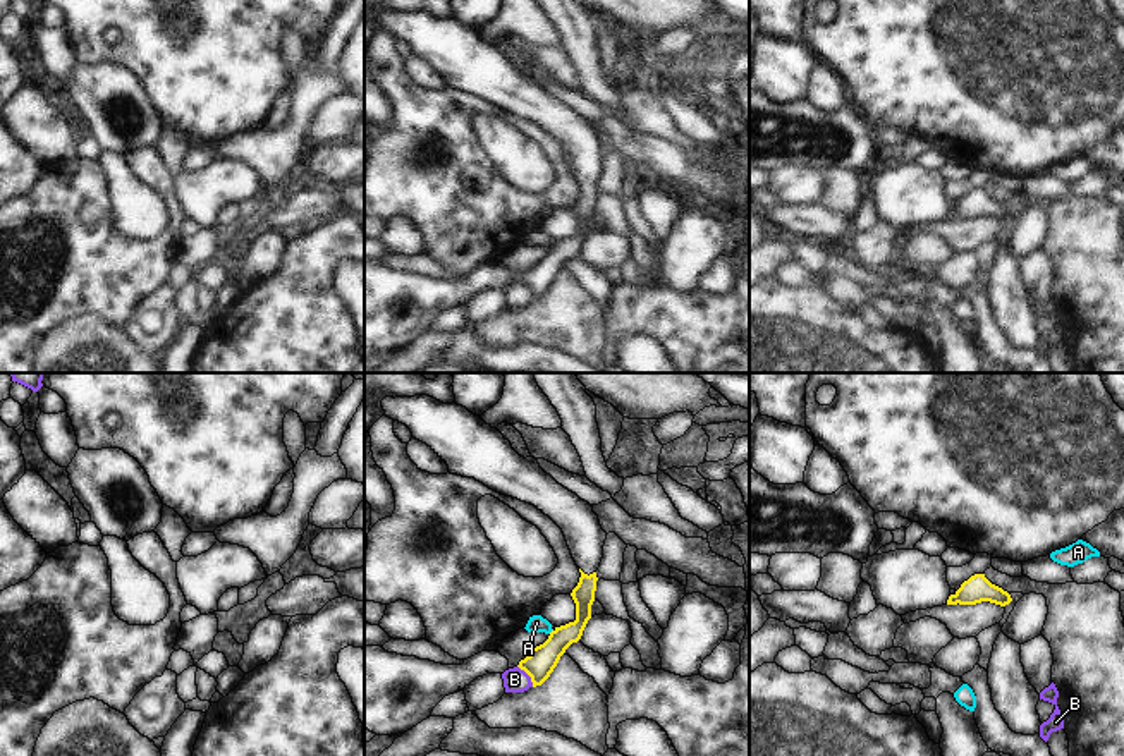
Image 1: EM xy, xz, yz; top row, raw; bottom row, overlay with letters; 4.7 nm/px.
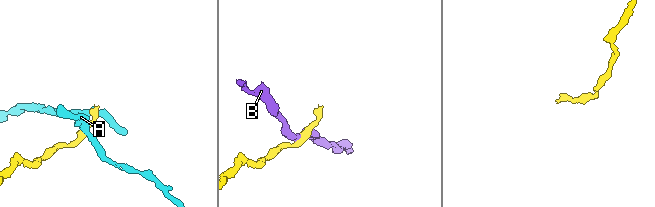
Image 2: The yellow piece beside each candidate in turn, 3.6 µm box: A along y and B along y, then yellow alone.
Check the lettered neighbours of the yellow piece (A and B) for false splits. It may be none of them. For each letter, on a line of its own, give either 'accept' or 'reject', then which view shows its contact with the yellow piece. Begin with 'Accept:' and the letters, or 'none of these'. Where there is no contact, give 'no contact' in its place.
Accept: none of these
A: reject | no contact
B: reject | xz

